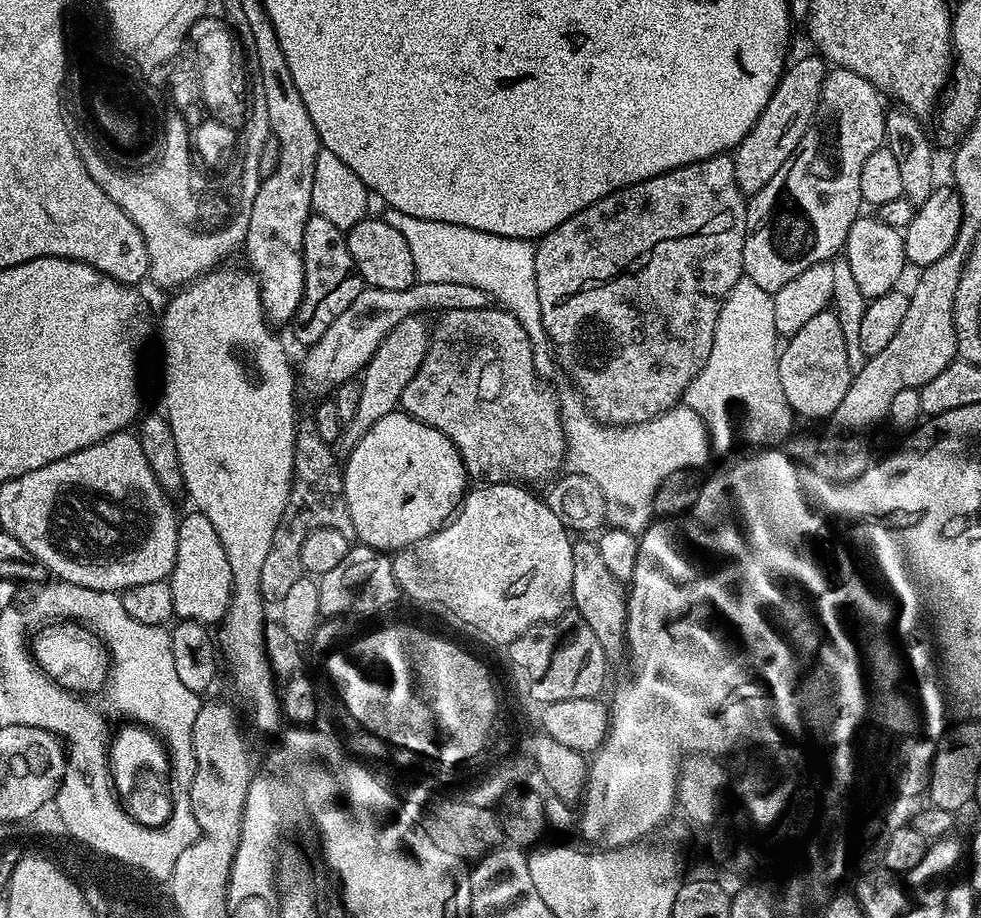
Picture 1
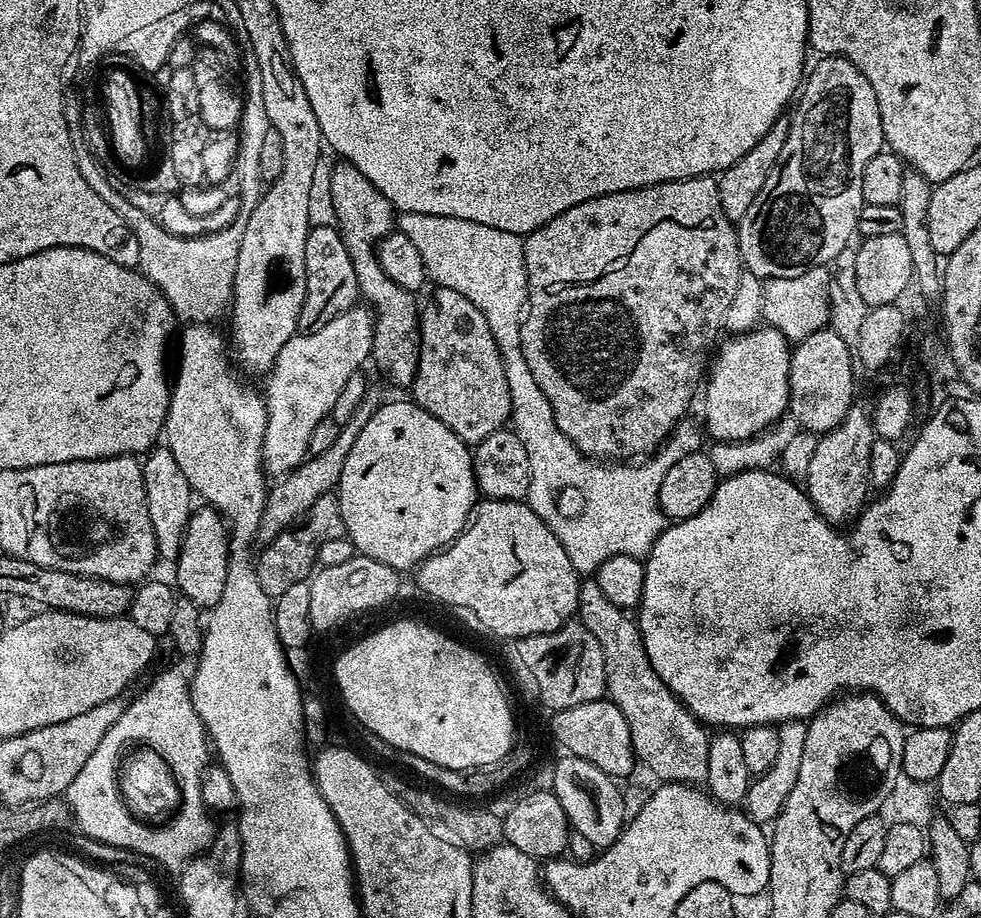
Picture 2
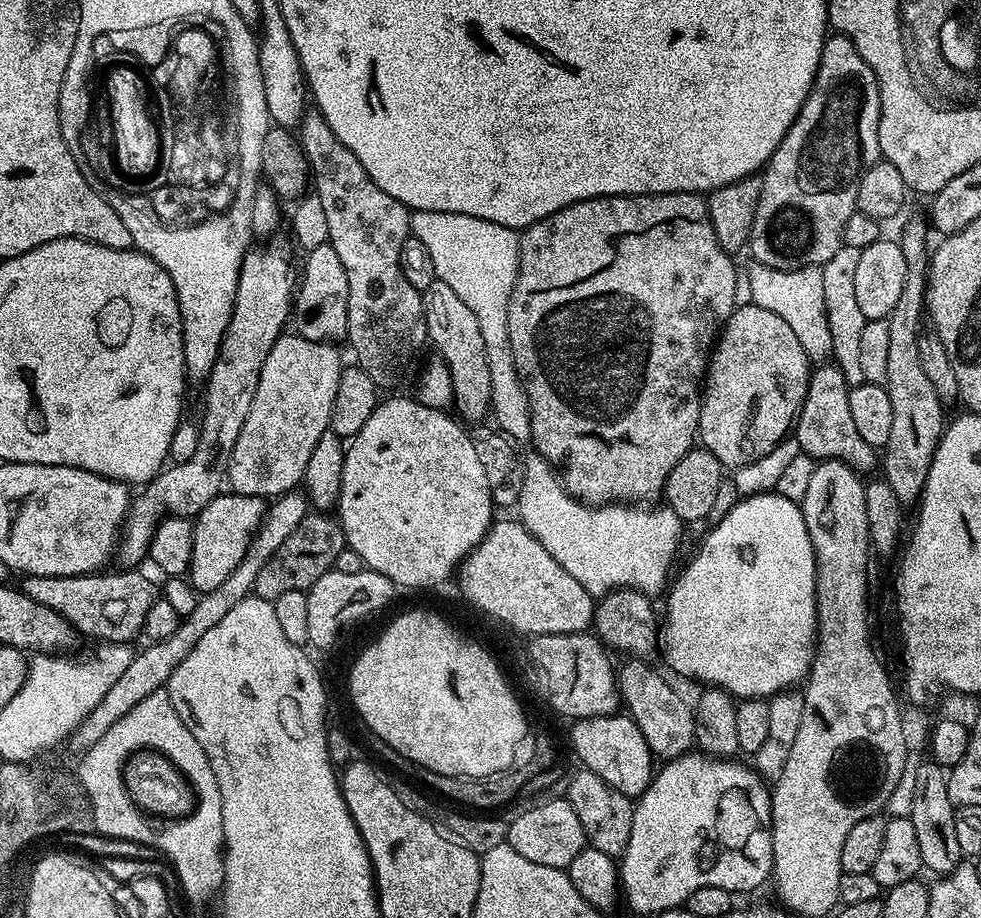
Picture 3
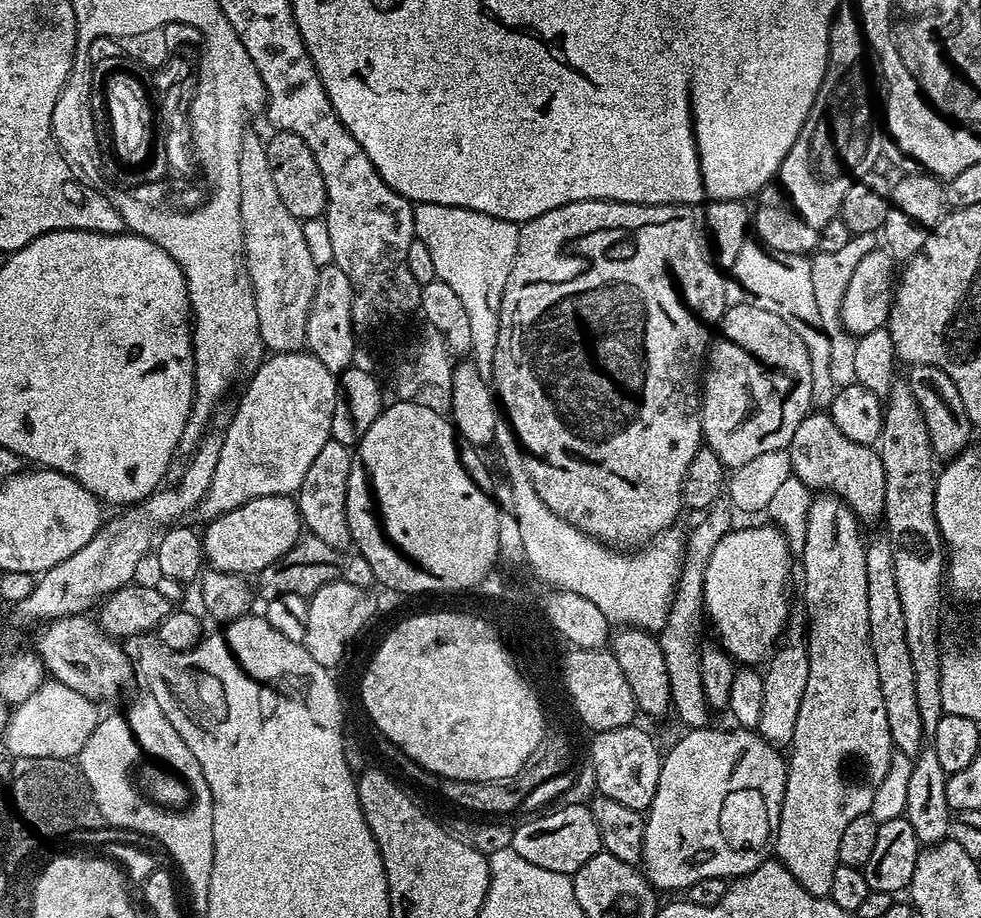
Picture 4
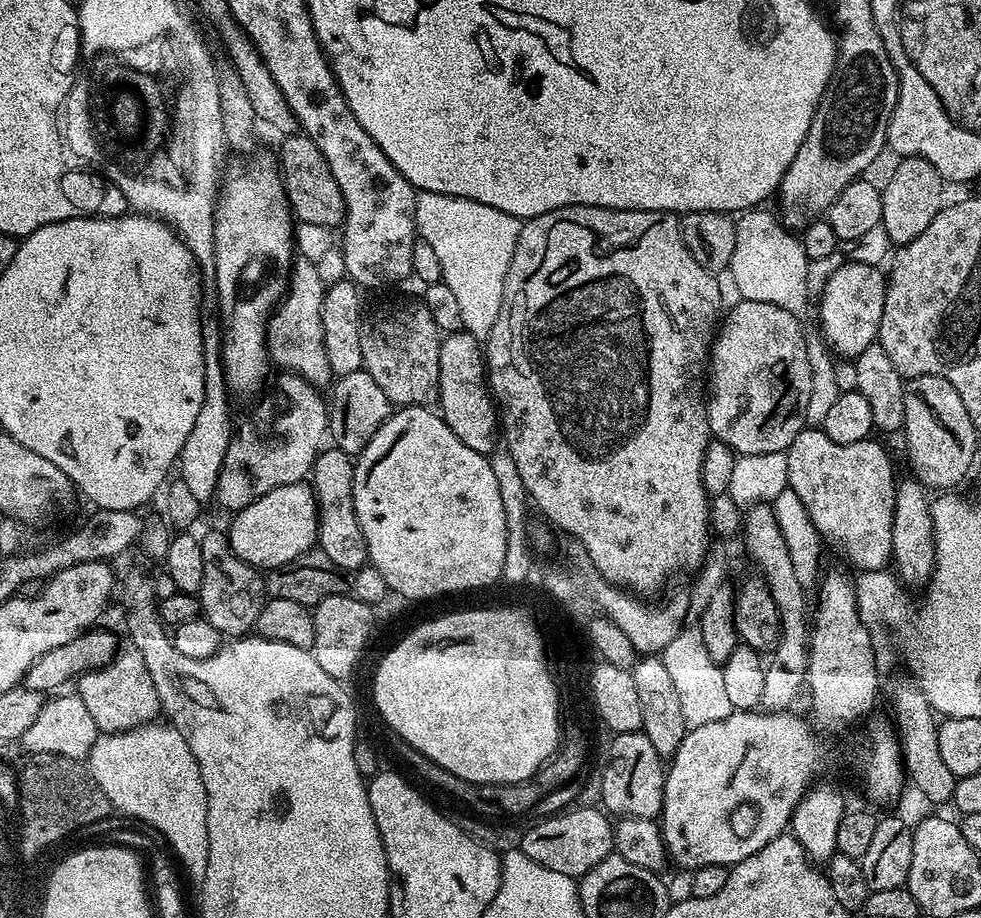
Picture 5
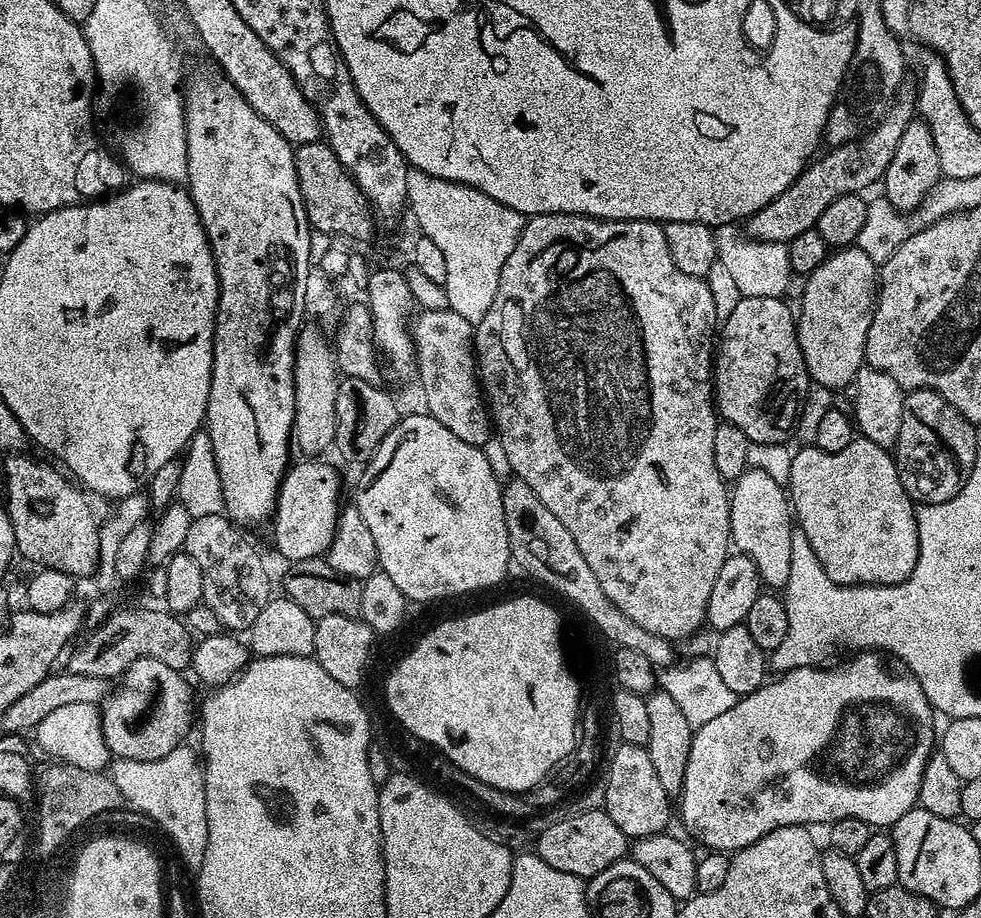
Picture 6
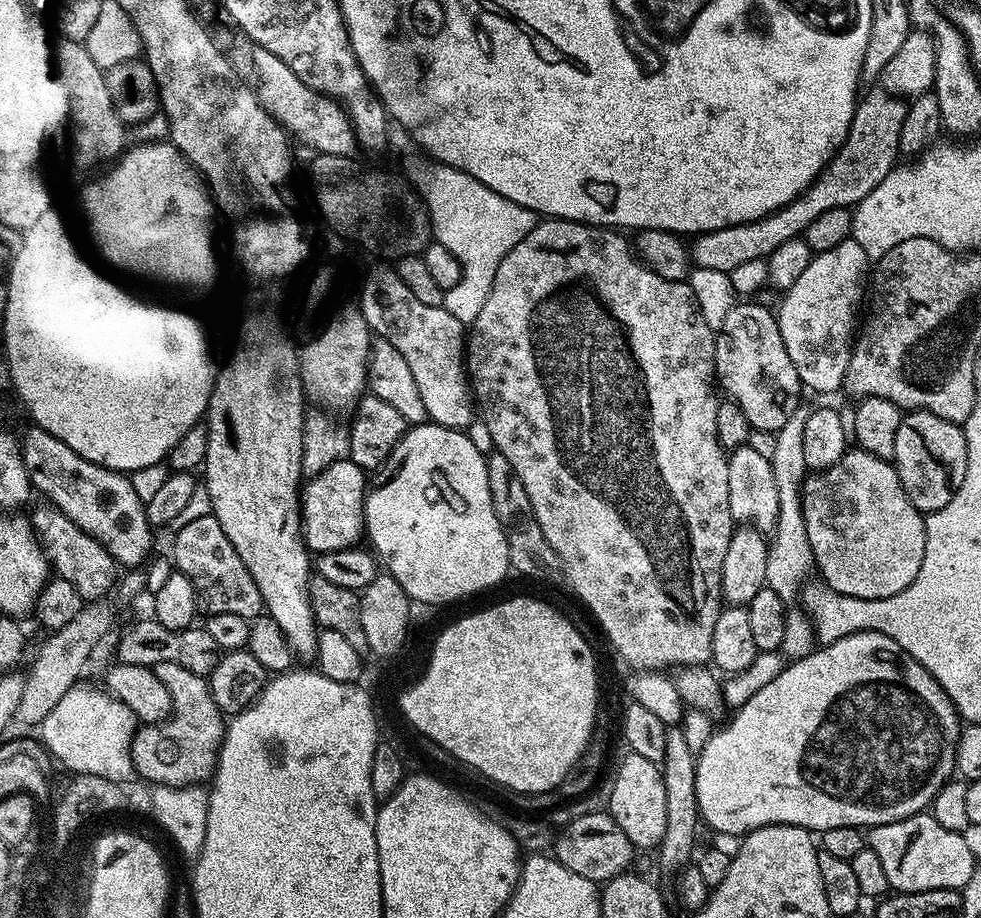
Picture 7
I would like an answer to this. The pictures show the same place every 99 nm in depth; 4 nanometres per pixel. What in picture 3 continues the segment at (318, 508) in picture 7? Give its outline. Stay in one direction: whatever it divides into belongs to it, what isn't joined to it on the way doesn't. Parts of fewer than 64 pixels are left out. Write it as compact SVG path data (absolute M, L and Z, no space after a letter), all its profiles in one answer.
M221 494L215 496L195 517L192 530L192 561L186 576L193 588L201 593L214 590L242 562L248 543L264 521L266 500L262 496L238 496Z

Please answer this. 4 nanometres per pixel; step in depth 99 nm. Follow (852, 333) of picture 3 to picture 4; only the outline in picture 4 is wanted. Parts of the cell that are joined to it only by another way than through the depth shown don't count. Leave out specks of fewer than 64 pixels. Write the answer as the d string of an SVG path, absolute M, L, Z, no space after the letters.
M875 232L853 234L846 246L841 246L837 252L817 251L811 257L812 273L814 274L814 299L818 302L820 325L830 338L830 378L834 378L837 388L845 388L856 383L854 374L854 350L857 337L846 330L840 317L840 300L846 294L846 285L850 282L850 274L866 254L877 251L878 236Z

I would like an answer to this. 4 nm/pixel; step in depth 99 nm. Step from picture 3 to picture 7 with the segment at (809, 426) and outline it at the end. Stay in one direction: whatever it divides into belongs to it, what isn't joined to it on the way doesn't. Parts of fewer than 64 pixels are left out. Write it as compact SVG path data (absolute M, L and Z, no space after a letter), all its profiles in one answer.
M853 447L834 466L805 475L800 501L812 559L818 572L820 568L819 579L838 594L867 600L890 598L894 594L902 594L902 590L918 578L918 570L922 570L922 558L926 554L925 517L916 509L914 502L910 502L892 460L883 460L865 448Z

